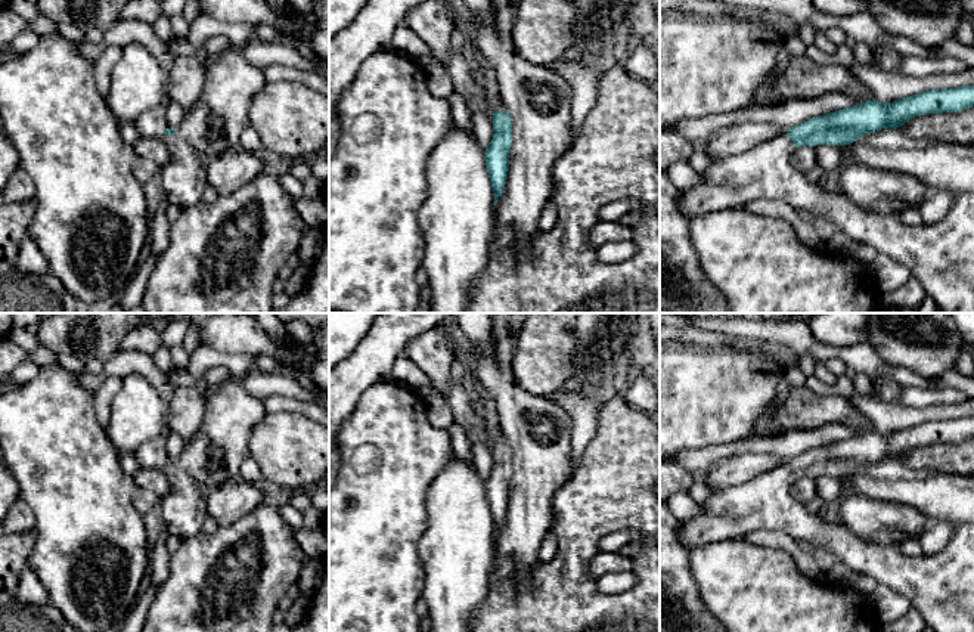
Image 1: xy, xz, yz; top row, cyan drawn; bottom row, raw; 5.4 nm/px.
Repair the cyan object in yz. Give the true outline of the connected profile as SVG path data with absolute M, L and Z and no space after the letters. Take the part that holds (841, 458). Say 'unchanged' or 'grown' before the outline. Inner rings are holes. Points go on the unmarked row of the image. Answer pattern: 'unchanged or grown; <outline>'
grown; M974 415L958 419L927 421L919 425L881 434L875 430L846 440L810 449L779 468L763 473L742 484L713 489L702 511L688 521L680 521L679 539L688 548L742 537L754 530L781 530L800 543L822 548L835 560L860 574L874 577L906 597L934 632L974 632L974 524L956 526L949 545L936 555L909 557L899 549L899 543L869 543L843 524L826 521L818 506L809 506L791 495L791 484L801 477L837 475L844 477L865 465L883 459L902 458L913 447L927 444L959 443L974 437Z

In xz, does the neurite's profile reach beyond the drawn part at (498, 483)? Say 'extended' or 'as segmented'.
extended

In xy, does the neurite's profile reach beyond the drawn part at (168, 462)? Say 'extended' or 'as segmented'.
extended

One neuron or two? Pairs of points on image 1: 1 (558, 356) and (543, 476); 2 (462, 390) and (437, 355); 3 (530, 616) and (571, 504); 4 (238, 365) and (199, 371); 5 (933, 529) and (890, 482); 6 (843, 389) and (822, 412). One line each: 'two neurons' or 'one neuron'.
1: two neurons
2: one neuron
3: one neuron
4: one neuron
5: two neurons
6: two neurons

